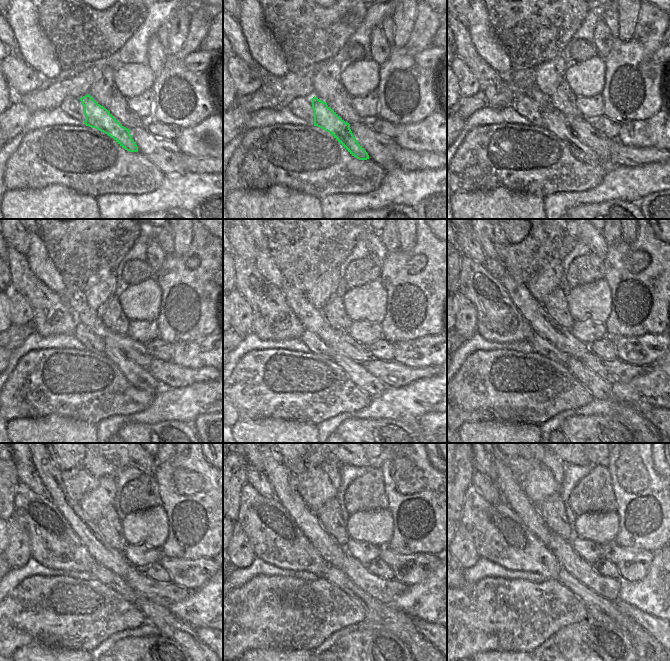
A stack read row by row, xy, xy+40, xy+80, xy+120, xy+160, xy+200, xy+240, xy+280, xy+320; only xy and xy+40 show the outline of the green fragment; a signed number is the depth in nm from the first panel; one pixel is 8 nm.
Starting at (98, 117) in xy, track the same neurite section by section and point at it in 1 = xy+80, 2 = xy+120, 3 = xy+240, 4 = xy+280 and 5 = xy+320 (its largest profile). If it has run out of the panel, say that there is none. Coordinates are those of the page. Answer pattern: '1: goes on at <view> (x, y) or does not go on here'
1: goes on at xy+80 (554, 121)
2: goes on at xy+120 (138, 376)
3: goes on at xy+240 (169, 626)
4: goes on at xy+280 (395, 621)
5: goes on at xy+320 (645, 645)

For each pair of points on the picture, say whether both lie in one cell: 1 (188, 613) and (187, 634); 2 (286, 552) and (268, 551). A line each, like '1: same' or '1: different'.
1: different
2: same

